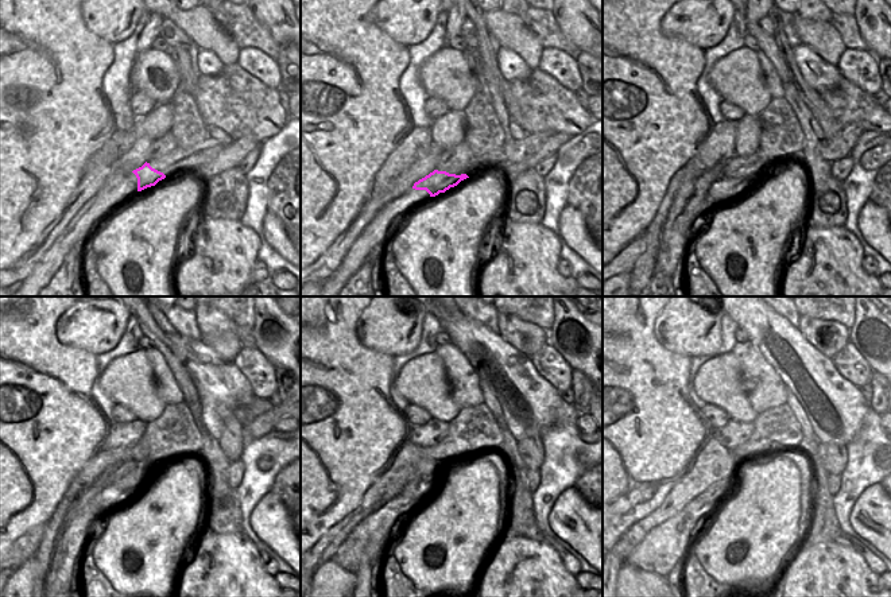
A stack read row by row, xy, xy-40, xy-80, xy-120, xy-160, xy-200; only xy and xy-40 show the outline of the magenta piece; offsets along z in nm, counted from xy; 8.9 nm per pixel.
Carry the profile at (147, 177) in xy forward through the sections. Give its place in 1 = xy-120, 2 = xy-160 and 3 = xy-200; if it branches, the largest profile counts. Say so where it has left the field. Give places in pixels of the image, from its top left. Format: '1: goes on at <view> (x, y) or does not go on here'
1: goes on at xy-120 (73, 530)
2: goes on at xy-160 (365, 543)
3: goes on at xy-200 (666, 545)

